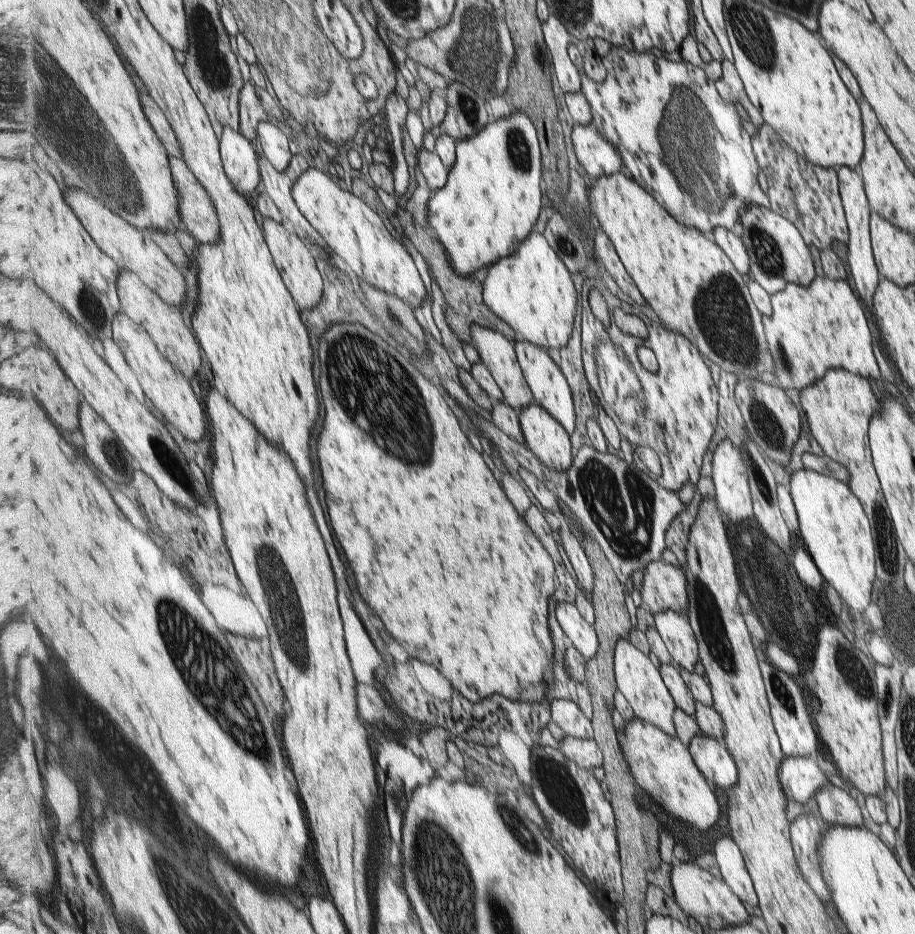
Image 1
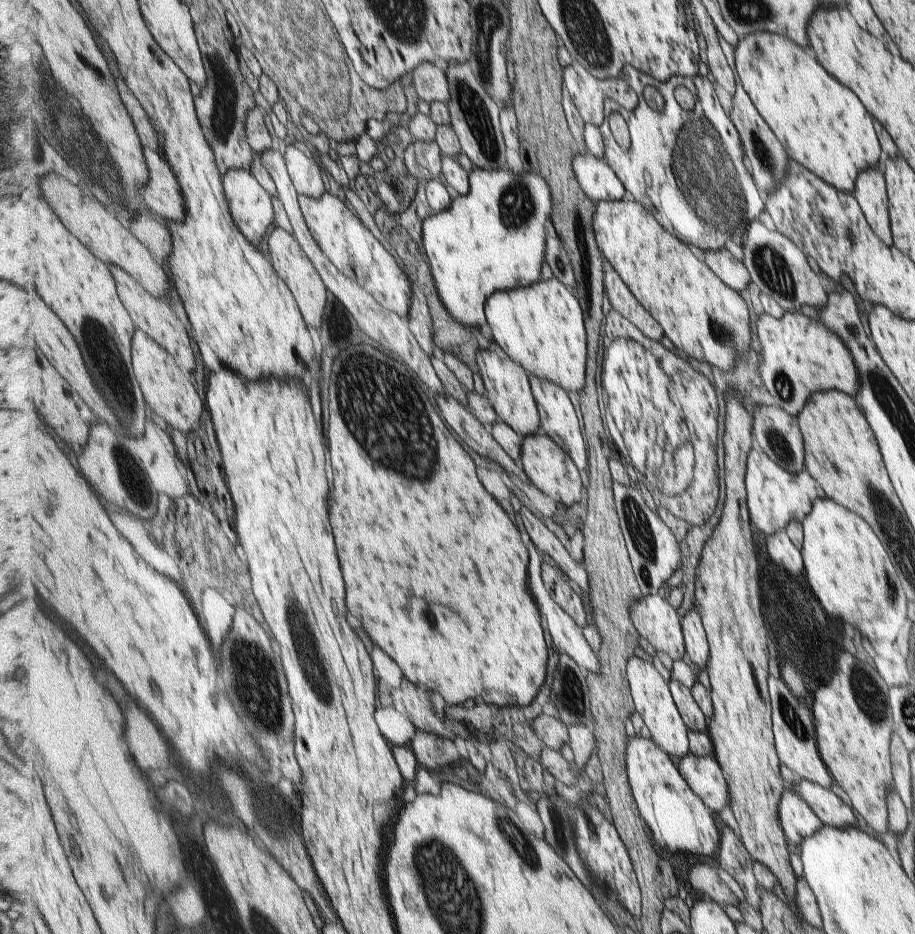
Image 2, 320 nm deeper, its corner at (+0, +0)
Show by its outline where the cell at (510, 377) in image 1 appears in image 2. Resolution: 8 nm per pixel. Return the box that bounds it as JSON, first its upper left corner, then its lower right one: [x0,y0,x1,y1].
[477,350,542,437]

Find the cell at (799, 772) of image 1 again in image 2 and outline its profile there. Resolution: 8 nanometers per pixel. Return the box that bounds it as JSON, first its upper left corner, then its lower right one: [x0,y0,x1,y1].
[778,788,822,846]

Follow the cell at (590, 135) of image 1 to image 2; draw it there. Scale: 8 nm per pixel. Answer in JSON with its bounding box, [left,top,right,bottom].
[574,152,629,204]

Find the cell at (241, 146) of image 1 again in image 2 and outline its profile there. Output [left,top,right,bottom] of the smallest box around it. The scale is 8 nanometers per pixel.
[224,169,276,247]

